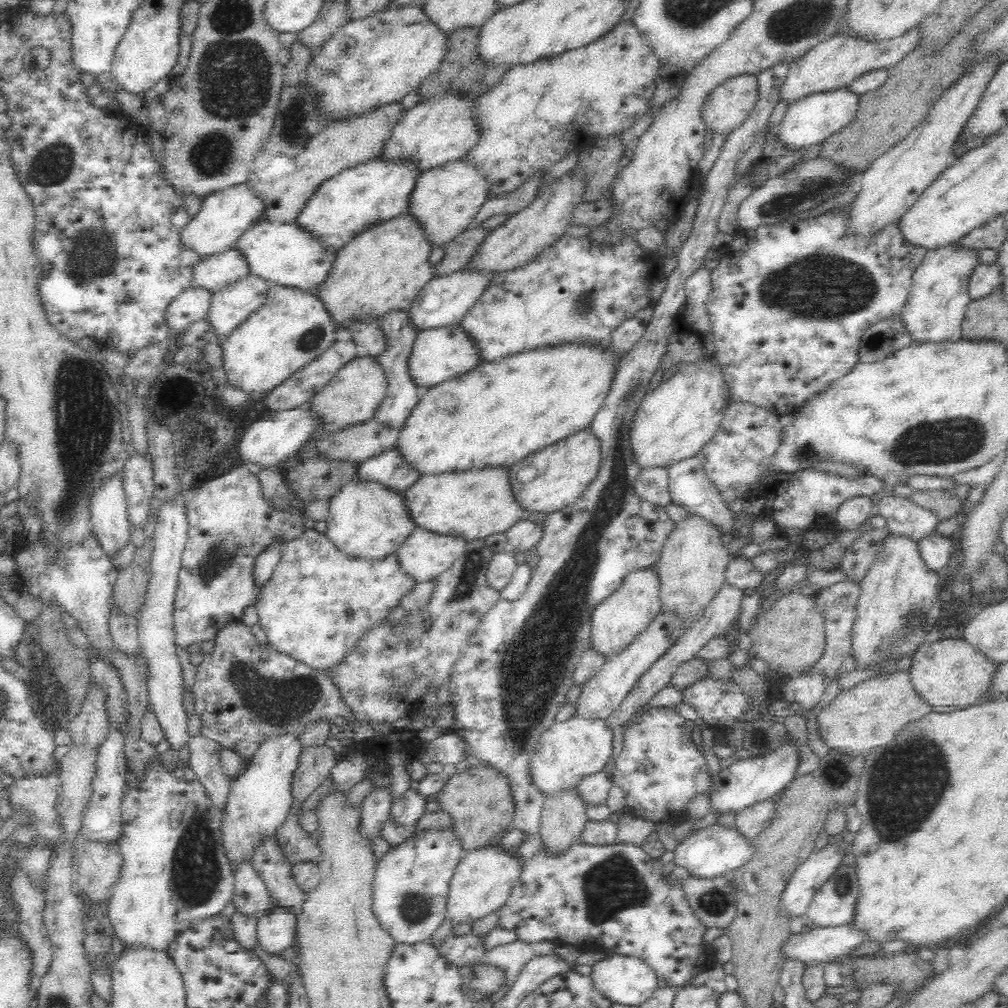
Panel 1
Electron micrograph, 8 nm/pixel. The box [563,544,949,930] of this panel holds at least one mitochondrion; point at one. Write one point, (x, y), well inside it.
(612, 885)

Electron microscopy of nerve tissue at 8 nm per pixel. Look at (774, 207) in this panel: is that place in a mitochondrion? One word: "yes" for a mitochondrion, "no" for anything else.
yes

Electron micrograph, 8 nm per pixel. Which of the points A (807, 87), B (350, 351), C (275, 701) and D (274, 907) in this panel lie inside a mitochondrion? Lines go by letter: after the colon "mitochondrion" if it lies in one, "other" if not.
A: other
B: other
C: mitochondrion
D: other

